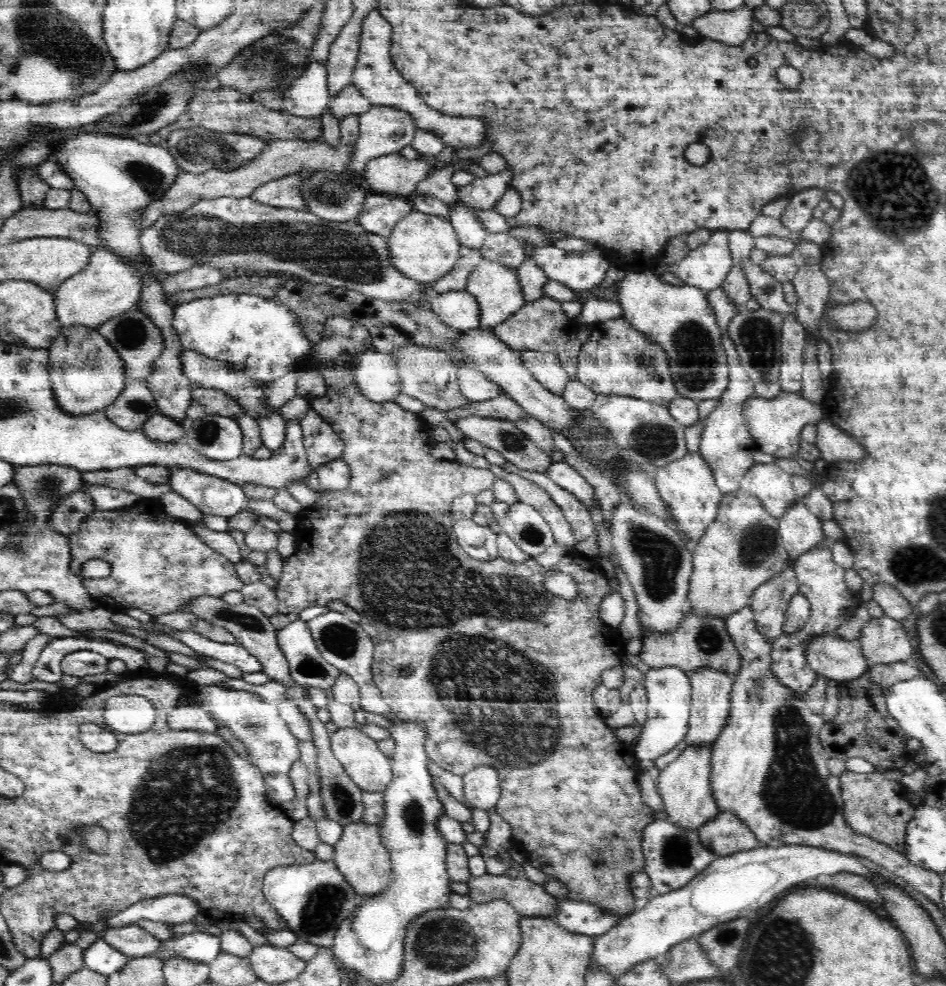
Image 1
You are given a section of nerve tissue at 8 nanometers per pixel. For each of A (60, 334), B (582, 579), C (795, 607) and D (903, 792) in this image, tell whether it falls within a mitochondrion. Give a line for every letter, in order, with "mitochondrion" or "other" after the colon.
A: other
B: other
C: other
D: other

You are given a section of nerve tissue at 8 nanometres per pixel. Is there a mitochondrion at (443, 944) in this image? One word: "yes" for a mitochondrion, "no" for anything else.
yes

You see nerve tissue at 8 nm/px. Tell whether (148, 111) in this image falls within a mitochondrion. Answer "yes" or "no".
yes

